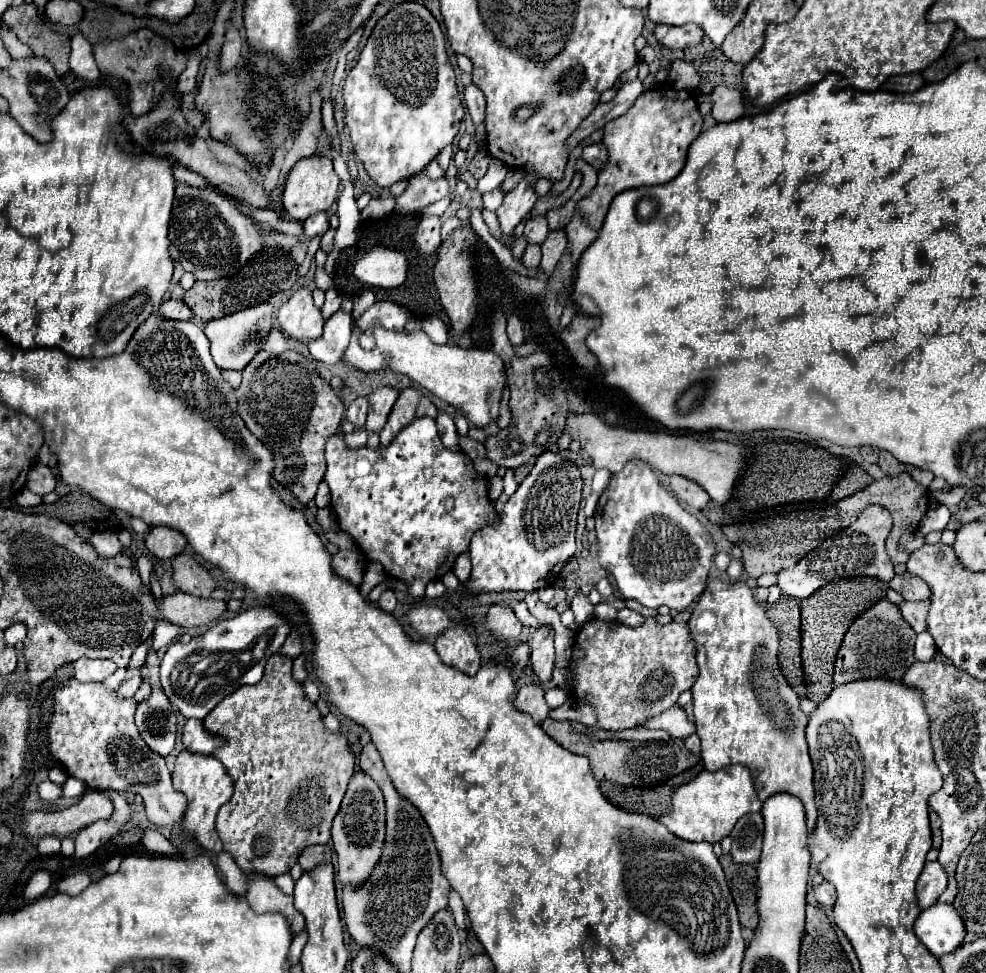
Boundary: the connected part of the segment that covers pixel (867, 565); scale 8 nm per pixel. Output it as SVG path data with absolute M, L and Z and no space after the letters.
M868 506L854 524L848 528L832 534L820 546L816 546L810 554L804 554L794 566L778 570L778 586L784 594L794 598L808 598L820 586L840 580L840 578L854 578L854 576L872 576L884 582L890 582L894 576L894 564L890 562L884 540L890 532L892 518L882 506Z

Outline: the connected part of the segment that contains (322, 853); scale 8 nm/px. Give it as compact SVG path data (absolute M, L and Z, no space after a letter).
M310 846L308 850L304 850L304 854L300 854L298 864L308 872L312 868L316 868L322 862L330 862L332 860L332 850L330 846Z

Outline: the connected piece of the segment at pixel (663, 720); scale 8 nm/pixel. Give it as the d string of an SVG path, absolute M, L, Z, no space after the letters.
M674 704L666 712L662 712L660 716L644 722L644 726L648 726L648 728L662 728L662 730L670 732L672 738L678 738L678 740L684 740L688 734L696 732L694 724L688 722L686 712L684 712L684 708L680 704Z

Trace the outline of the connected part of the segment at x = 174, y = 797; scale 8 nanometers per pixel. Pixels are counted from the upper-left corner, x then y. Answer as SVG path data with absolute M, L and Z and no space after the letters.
M70 680L62 686L56 688L54 694L54 714L50 720L48 728L48 742L50 742L50 752L54 758L66 768L66 772L86 784L86 788L114 788L116 792L132 792L140 794L144 798L146 806L146 816L152 824L156 826L176 826L184 818L184 810L188 808L186 796L174 790L172 780L170 780L170 770L166 768L166 762L160 754L152 752L146 742L142 742L138 728L134 724L134 710L138 702L134 698L126 700L116 700L114 692L104 690L102 684L98 682L76 682Z

